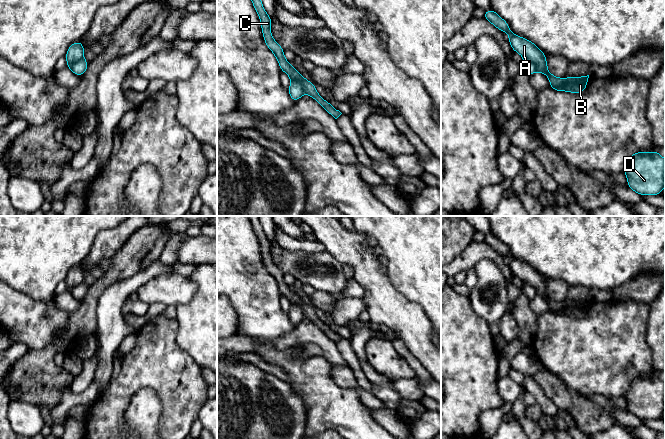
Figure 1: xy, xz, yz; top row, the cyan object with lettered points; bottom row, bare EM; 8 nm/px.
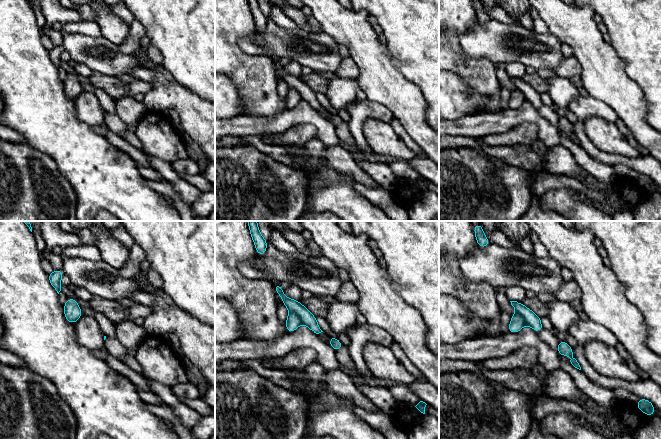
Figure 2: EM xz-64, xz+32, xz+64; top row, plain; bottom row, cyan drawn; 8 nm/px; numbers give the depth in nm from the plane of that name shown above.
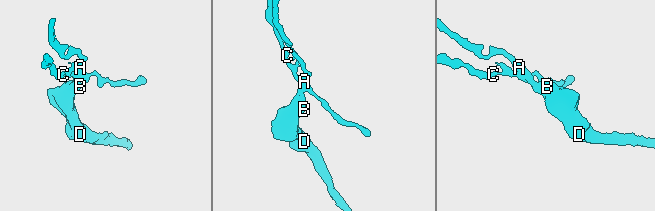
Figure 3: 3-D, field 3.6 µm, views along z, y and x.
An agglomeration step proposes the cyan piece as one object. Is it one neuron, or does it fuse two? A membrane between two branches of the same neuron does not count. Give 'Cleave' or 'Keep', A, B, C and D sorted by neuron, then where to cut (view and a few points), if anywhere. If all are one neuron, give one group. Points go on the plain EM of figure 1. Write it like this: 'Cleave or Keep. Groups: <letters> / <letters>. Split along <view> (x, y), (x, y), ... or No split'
Cleave. Groups: A B D / C. Split along xz (291, 304), (297, 304), (304, 316)

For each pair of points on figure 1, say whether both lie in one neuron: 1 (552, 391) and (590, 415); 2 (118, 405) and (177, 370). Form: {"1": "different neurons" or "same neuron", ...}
{"1": "same neuron", "2": "same neuron"}

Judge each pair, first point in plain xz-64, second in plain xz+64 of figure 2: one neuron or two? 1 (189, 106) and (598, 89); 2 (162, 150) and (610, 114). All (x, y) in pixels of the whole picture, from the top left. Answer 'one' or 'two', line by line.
1: one
2: two

